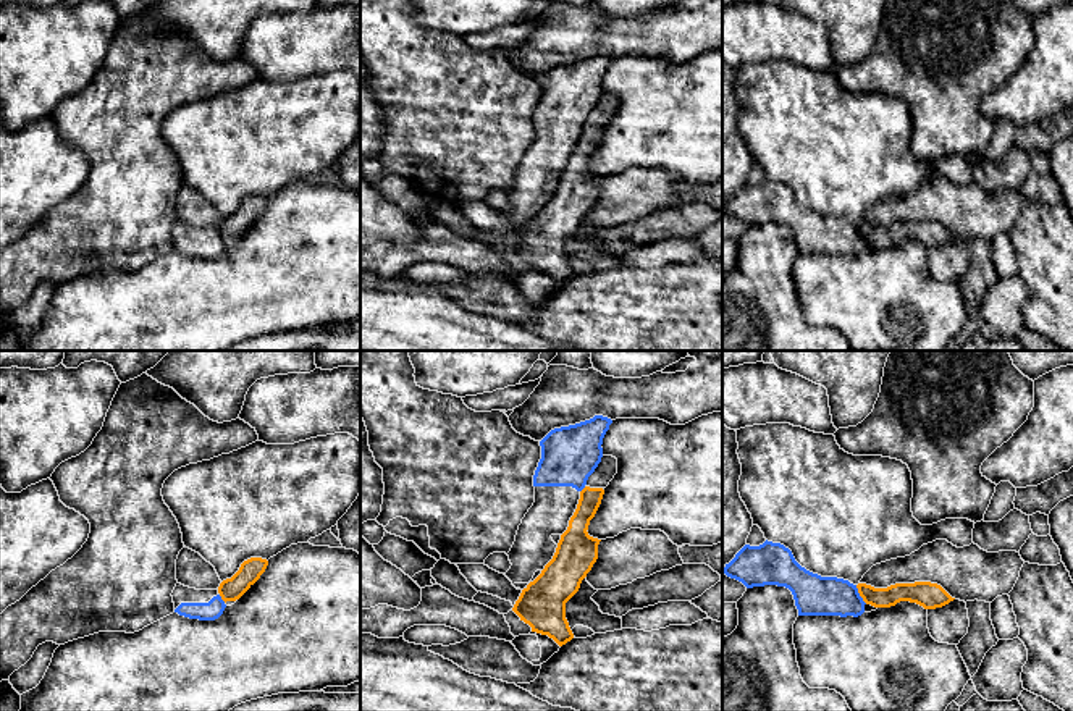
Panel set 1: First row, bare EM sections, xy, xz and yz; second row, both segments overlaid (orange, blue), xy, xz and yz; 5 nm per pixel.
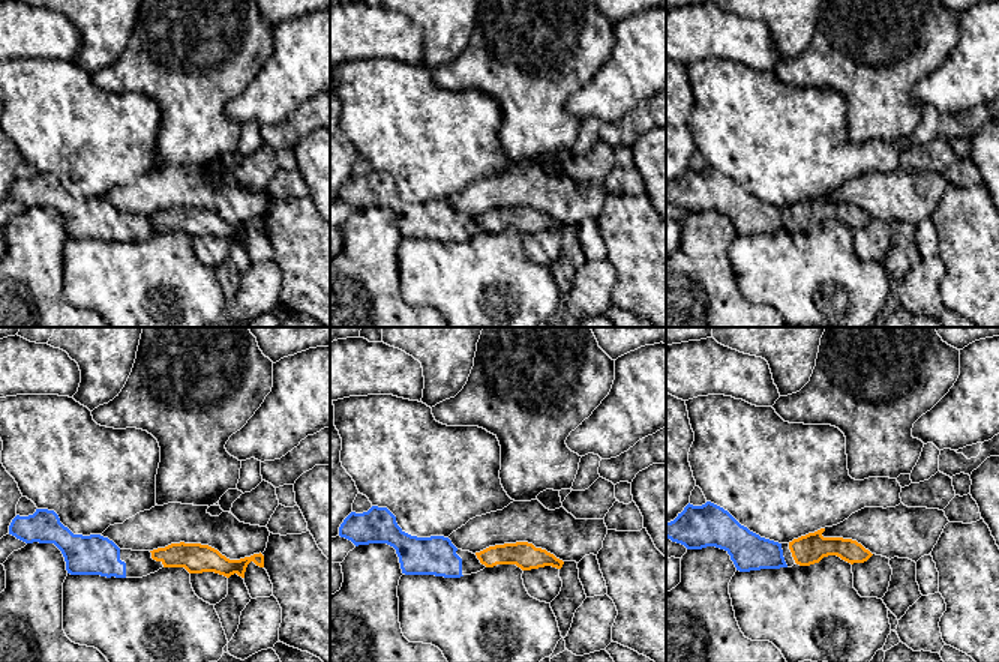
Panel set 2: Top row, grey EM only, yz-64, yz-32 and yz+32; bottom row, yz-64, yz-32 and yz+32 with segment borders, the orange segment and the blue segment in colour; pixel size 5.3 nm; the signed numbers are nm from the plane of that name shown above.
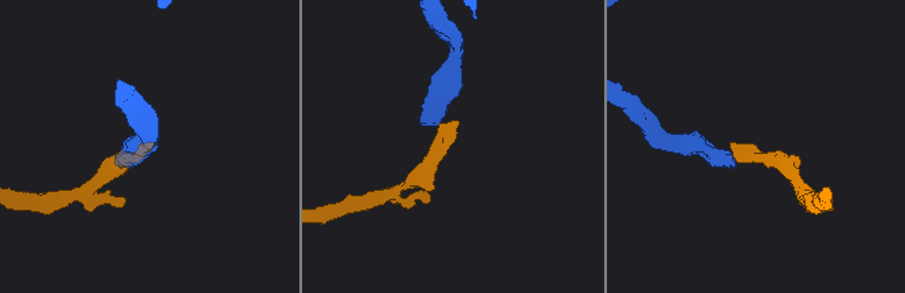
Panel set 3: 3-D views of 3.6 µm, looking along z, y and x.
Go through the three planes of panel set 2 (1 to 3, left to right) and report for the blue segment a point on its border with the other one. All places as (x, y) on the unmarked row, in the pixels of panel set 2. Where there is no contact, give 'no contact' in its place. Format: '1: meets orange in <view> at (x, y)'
1: no contact
2: no contact
3: no contact

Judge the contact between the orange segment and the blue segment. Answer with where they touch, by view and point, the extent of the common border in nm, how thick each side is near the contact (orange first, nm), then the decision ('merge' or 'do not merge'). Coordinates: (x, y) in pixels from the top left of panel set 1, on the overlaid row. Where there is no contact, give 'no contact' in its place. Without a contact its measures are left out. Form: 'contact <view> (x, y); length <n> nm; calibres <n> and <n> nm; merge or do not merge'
contact yz (860, 595); length 110 nm; calibres 100 and 200 nm; do not merge

